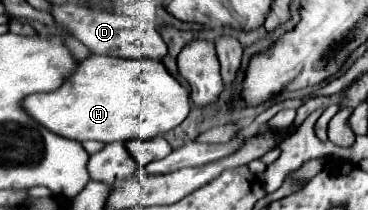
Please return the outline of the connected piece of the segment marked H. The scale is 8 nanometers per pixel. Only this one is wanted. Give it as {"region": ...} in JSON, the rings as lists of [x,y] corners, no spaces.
{"region":[[[92,54],[76,64],[72,76],[52,92],[40,92],[26,96],[20,106],[38,124],[50,132],[66,136],[76,142],[100,140],[100,142],[126,142],[132,138],[148,140],[162,136],[178,126],[188,110],[188,92],[182,88],[164,68],[160,60],[150,58],[112,58]]]}

